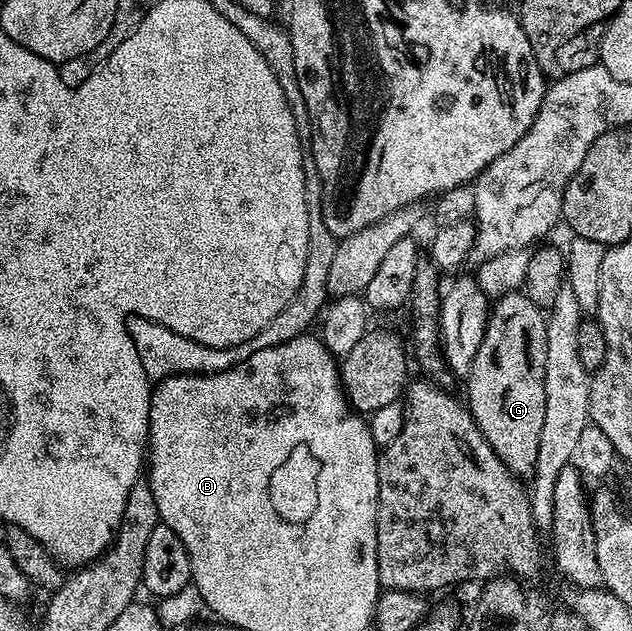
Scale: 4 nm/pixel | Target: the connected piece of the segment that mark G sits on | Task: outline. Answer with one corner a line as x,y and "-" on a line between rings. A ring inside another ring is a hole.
516,291
503,294
490,306
485,339
481,339
481,347
477,350
473,367
465,379
465,404
471,410
471,417
477,423
481,435
485,435
485,439
501,459
501,463
505,463
507,470
520,479
534,474
541,429
544,426
546,325
544,310
536,307
526,293

